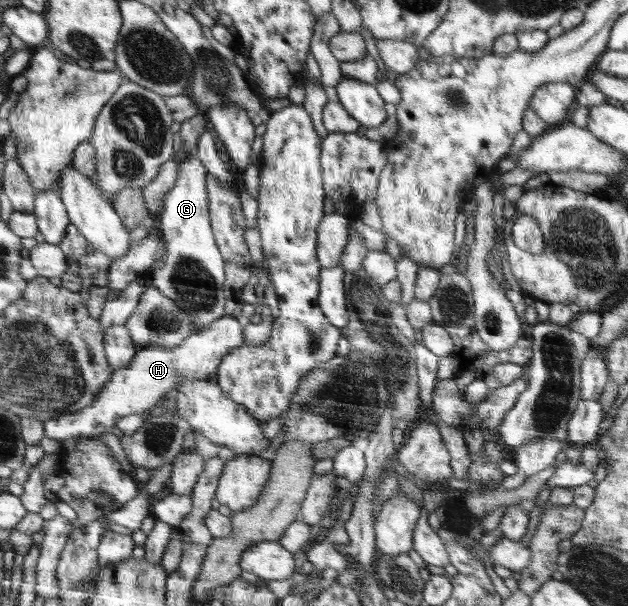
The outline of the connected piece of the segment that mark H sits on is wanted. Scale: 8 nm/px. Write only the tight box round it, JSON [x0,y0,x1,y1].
[45,314,245,441]

